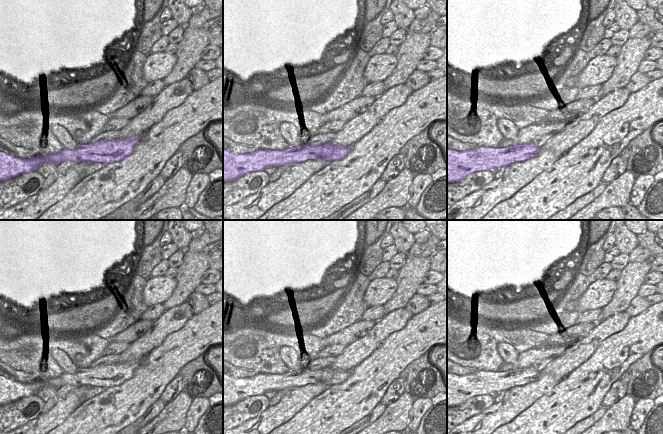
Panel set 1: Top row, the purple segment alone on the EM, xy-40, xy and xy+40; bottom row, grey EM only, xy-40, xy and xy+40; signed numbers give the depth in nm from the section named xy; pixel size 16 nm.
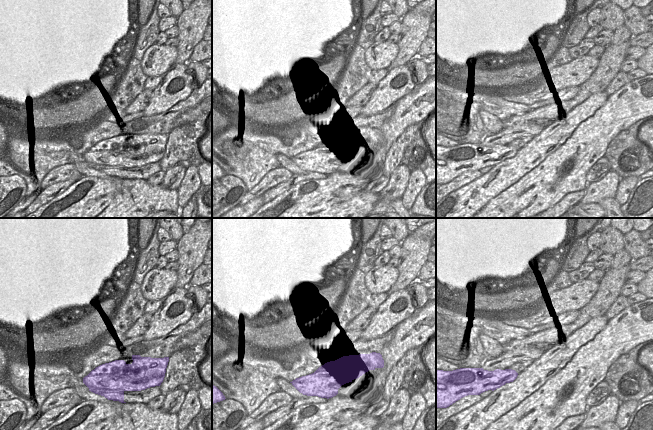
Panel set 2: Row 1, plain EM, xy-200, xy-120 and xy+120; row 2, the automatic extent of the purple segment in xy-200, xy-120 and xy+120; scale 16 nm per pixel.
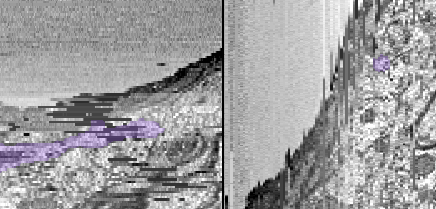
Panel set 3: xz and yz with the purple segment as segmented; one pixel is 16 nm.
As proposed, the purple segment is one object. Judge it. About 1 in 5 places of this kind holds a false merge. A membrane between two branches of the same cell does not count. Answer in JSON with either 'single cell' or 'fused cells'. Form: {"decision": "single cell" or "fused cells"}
{"decision": "single cell"}

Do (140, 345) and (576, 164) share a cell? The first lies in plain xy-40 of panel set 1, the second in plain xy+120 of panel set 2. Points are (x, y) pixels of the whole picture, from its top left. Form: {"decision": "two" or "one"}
{"decision": "two"}

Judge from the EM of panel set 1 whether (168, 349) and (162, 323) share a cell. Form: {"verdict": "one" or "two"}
{"verdict": "two"}

